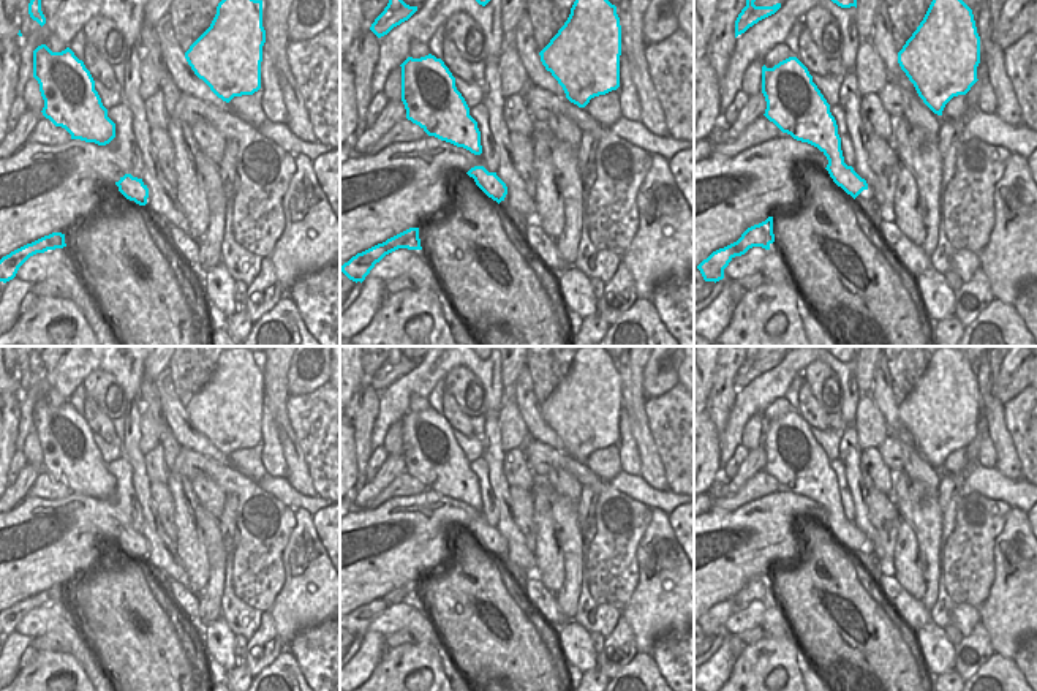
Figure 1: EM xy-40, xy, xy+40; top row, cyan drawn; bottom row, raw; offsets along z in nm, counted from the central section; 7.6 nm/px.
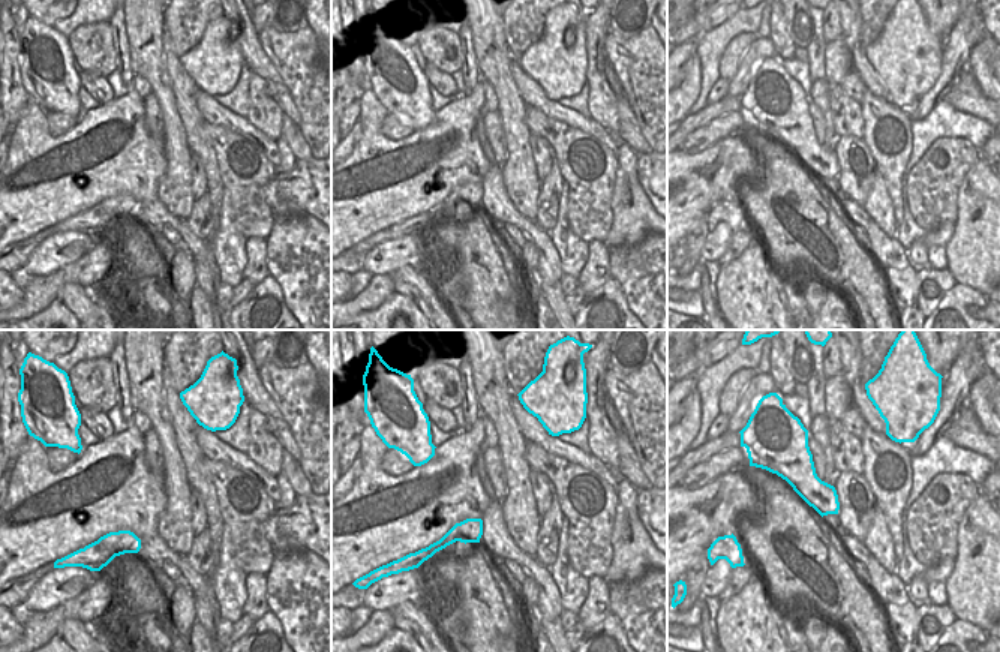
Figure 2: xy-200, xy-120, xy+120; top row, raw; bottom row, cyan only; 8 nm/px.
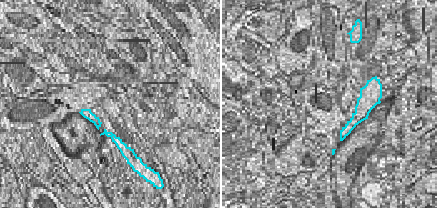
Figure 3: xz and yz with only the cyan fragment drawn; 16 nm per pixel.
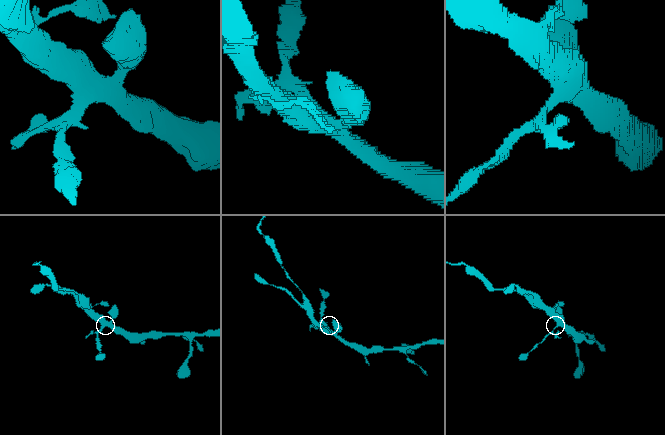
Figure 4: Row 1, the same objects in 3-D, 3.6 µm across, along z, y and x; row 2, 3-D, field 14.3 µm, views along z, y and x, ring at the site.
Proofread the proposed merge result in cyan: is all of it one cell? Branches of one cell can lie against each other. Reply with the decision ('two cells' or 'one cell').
two cells

